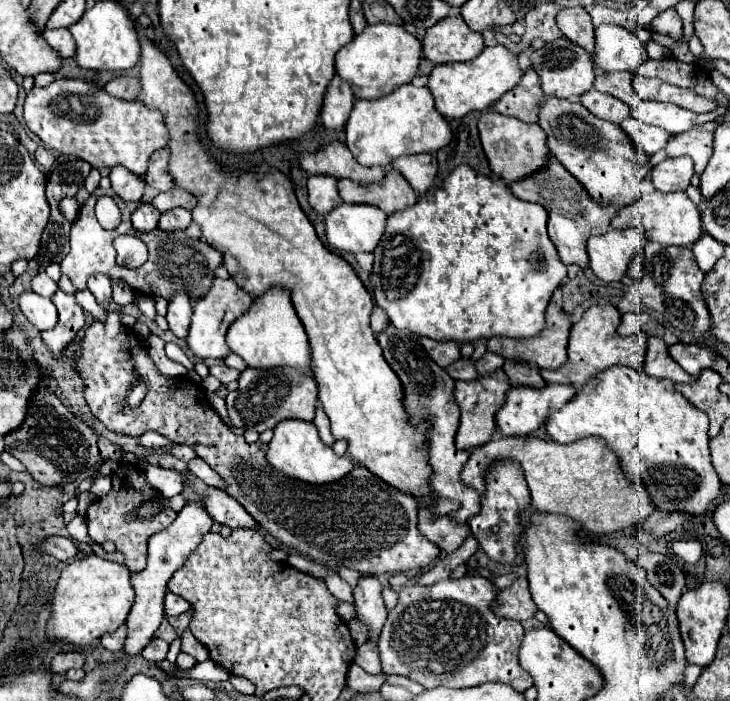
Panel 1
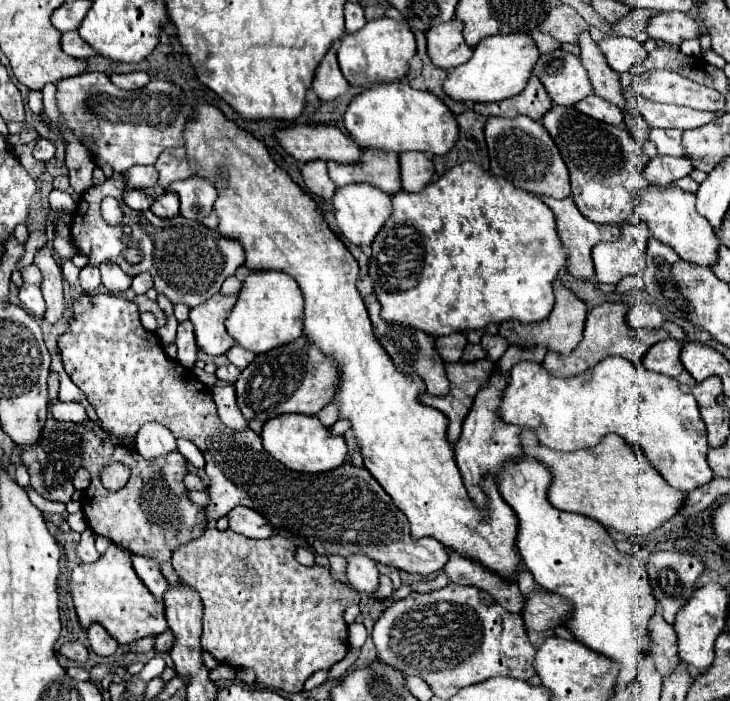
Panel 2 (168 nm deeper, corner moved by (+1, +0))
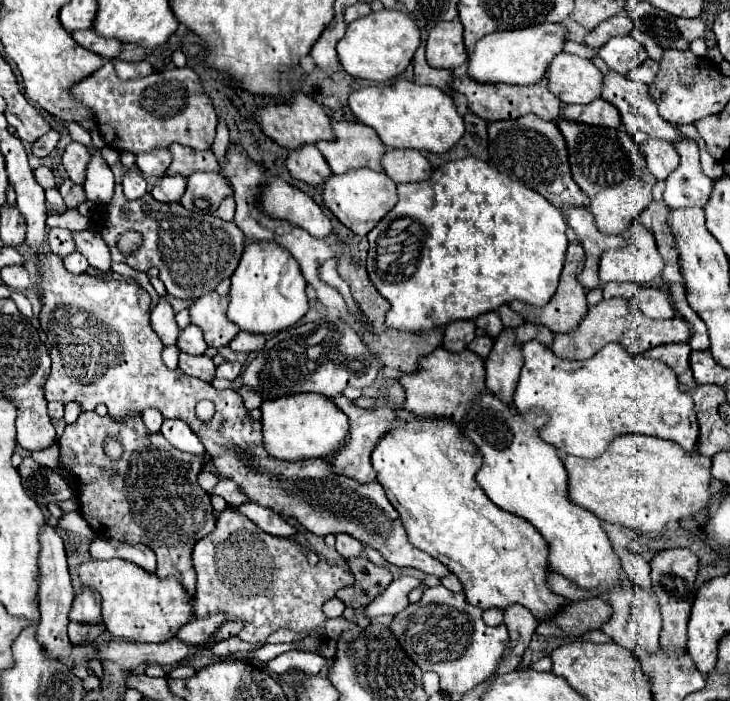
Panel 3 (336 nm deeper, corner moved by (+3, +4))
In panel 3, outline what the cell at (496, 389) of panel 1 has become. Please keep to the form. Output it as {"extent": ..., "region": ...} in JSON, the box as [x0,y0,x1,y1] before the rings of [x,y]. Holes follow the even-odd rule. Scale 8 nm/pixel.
{"extent":[399,347,485,423],"region":[[[437,347],[433,353],[419,359],[417,371],[399,377],[405,391],[405,409],[423,419],[445,419],[451,423],[465,423],[465,415],[473,399],[485,387],[485,365],[479,355],[465,349],[461,353]]]}

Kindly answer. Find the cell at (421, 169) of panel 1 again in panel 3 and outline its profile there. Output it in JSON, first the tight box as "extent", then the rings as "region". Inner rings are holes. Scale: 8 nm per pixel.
{"extent":[383,149,431,183],"region":[[[389,149],[383,155],[383,171],[395,183],[415,183],[425,181],[431,175],[431,163],[421,151],[415,149]]]}

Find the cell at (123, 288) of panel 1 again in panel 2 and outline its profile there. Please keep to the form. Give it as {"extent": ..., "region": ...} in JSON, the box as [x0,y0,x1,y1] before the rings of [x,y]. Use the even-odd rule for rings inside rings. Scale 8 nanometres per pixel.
{"extent":[99,261,131,293],"region":[[[111,261],[101,263],[99,271],[101,271],[101,281],[109,293],[123,293],[131,287],[131,277],[117,263]]]}

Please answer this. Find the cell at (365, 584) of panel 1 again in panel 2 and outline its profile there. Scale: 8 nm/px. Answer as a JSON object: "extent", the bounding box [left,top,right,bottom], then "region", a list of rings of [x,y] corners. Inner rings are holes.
{"extent":[347,555,379,597],"region":[[[355,555],[347,559],[347,581],[359,593],[365,593],[367,597],[371,597],[379,587],[377,565],[365,555]]]}

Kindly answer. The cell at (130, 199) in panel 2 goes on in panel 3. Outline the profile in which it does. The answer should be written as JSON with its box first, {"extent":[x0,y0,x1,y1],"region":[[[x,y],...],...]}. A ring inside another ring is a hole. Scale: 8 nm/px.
{"extent":[123,173,145,199],"region":[[[127,173],[123,177],[123,193],[127,199],[139,199],[143,197],[145,191],[145,179],[141,173]]]}

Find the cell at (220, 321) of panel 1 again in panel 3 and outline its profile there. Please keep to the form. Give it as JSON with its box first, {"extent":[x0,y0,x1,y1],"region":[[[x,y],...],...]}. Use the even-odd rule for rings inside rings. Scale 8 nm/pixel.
{"extent":[191,291,241,347],"region":[[[215,291],[199,297],[191,307],[191,323],[201,327],[209,347],[225,347],[241,331],[227,319],[229,297],[221,297]]]}

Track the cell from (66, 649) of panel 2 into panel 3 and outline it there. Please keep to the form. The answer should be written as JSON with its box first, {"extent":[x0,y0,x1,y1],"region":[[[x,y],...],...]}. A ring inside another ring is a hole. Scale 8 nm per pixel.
{"extent":[69,621,105,645],"region":[[[69,621],[69,639],[73,645],[85,645],[95,641],[105,631],[103,623],[75,623]]]}

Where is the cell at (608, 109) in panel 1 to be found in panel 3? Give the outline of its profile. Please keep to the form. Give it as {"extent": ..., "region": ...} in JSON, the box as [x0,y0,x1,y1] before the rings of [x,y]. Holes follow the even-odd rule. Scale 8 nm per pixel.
{"extent":[563,99,621,129],"region":[[[595,99],[587,105],[567,105],[563,109],[563,119],[573,121],[573,123],[585,123],[585,125],[595,125],[595,127],[613,127],[613,129],[617,129],[621,125],[619,111],[605,99]]]}

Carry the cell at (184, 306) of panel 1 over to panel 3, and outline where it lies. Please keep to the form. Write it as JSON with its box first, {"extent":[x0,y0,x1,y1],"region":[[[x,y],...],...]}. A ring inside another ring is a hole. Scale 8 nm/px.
{"extent":[177,325,207,355],"region":[[[189,325],[187,329],[181,331],[177,347],[179,347],[181,351],[189,353],[189,355],[203,355],[205,349],[207,349],[207,343],[205,343],[205,339],[203,339],[203,335],[201,335],[201,329],[195,327],[195,325]]]}

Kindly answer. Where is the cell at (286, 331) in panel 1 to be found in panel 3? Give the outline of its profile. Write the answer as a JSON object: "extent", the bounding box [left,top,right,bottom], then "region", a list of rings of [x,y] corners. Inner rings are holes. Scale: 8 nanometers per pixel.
{"extent":[227,241,307,333],"region":[[[251,241],[245,245],[239,267],[235,269],[233,277],[231,277],[231,303],[227,309],[227,317],[239,325],[241,331],[249,331],[249,333],[277,333],[283,331],[291,325],[295,325],[305,313],[307,313],[307,295],[305,295],[305,277],[301,275],[301,267],[297,263],[297,259],[293,259],[293,255],[289,255],[289,251],[285,251],[285,247],[277,245],[277,243],[265,243],[265,241]]]}

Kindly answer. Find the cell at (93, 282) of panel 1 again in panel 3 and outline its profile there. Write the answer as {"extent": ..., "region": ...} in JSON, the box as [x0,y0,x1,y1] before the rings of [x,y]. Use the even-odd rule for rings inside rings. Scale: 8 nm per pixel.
{"extent":[63,251,89,273],"region":[[[77,251],[69,253],[67,257],[63,257],[63,265],[65,265],[71,273],[85,273],[87,267],[89,267],[87,259],[85,259],[81,253],[77,253]]]}

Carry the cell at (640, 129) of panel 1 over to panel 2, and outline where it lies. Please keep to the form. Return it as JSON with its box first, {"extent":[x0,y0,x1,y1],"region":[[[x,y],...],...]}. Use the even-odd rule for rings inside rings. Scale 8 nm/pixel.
{"extent":[649,129,683,155],"region":[[[651,129],[649,141],[657,145],[659,155],[683,155],[681,135],[683,131],[679,129]]]}

